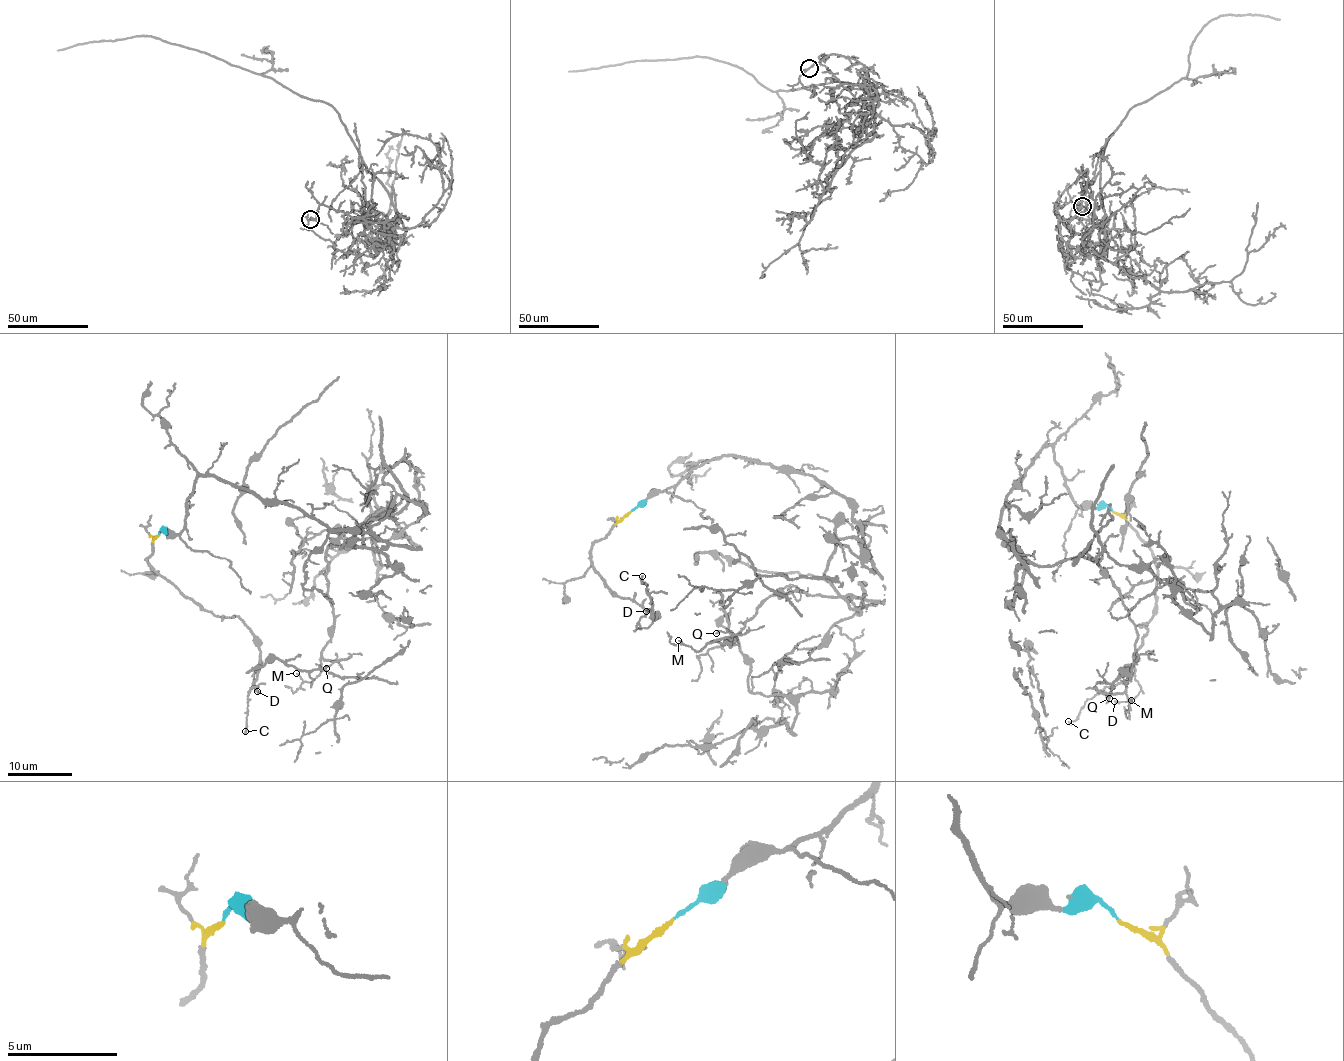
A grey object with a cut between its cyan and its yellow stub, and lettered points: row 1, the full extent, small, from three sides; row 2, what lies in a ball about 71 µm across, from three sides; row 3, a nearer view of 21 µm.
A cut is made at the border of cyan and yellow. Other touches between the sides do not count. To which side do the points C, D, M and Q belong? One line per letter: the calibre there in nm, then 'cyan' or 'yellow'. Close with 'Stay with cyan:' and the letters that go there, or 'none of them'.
C: 120 nm thick; yellow
D: 110 nm thick; yellow
M: 100 nm thick; cyan
Q: 140 nm thick; cyan
Stay with cyan: M, Q

